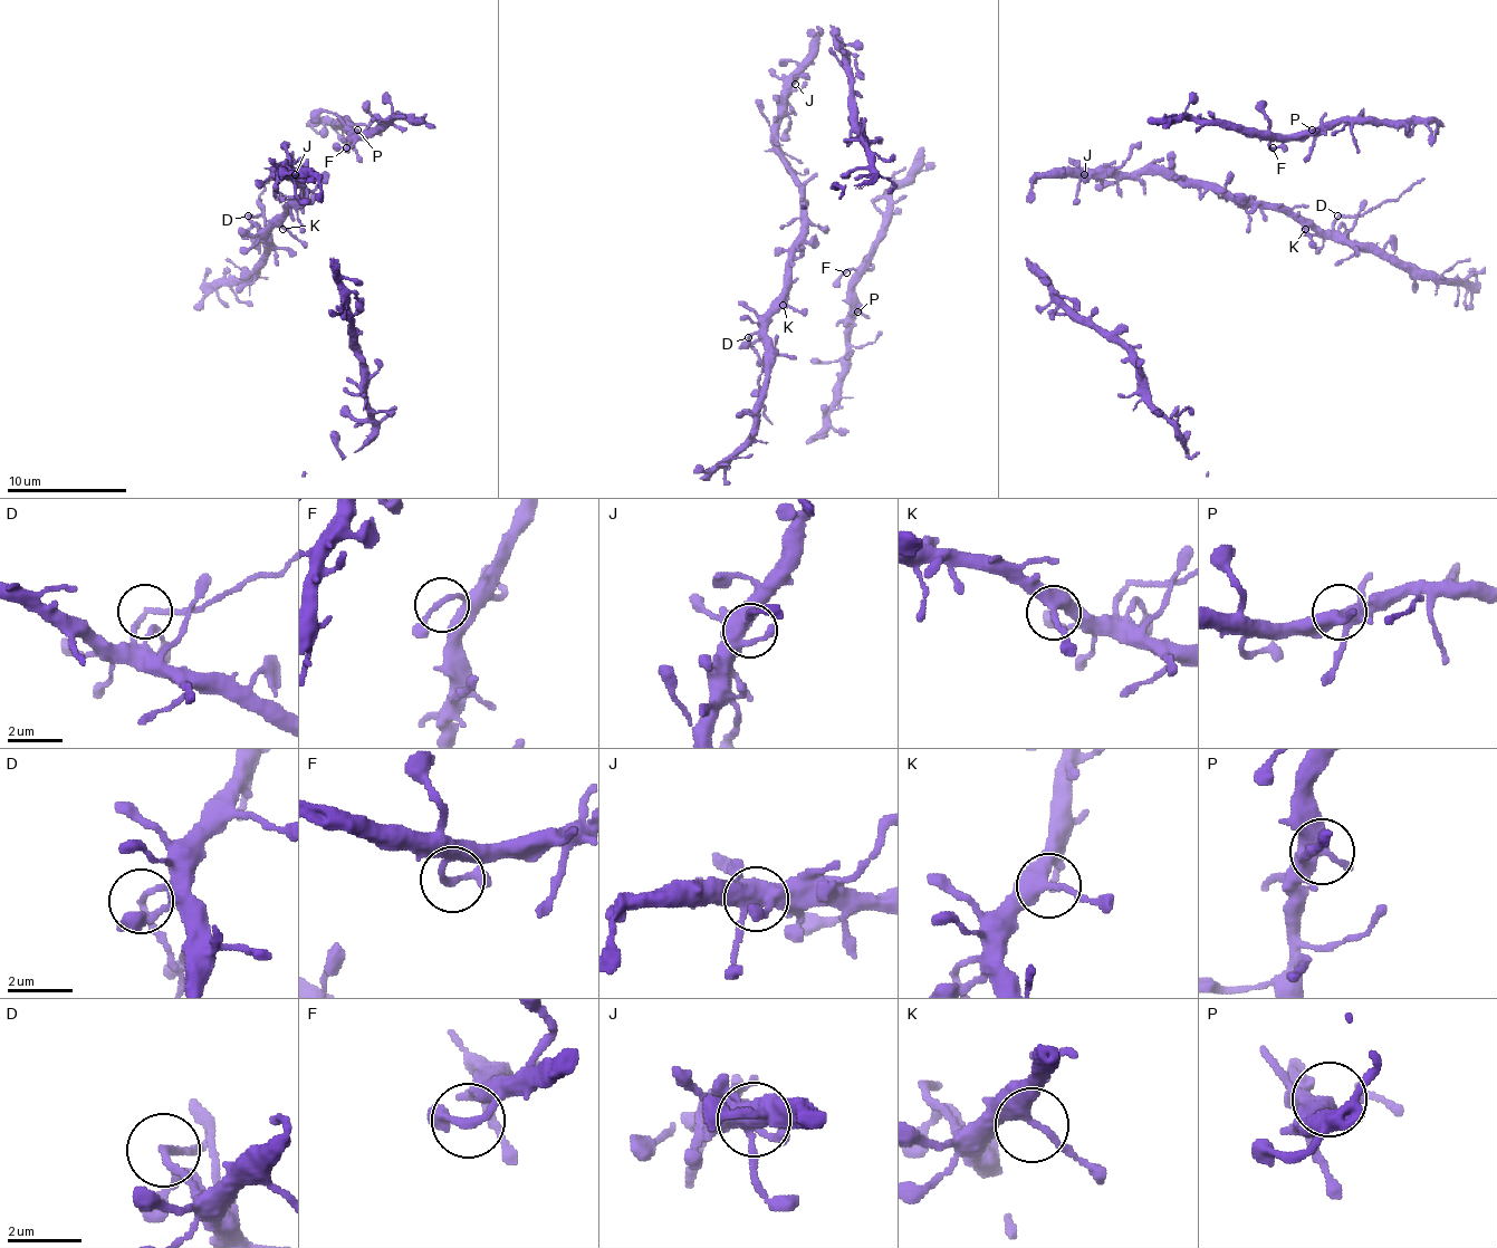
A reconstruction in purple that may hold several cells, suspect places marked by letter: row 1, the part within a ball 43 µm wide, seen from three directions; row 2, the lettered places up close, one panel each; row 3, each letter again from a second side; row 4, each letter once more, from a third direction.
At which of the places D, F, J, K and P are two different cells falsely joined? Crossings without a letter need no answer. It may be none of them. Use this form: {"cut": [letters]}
{"cut": ["D"]}

